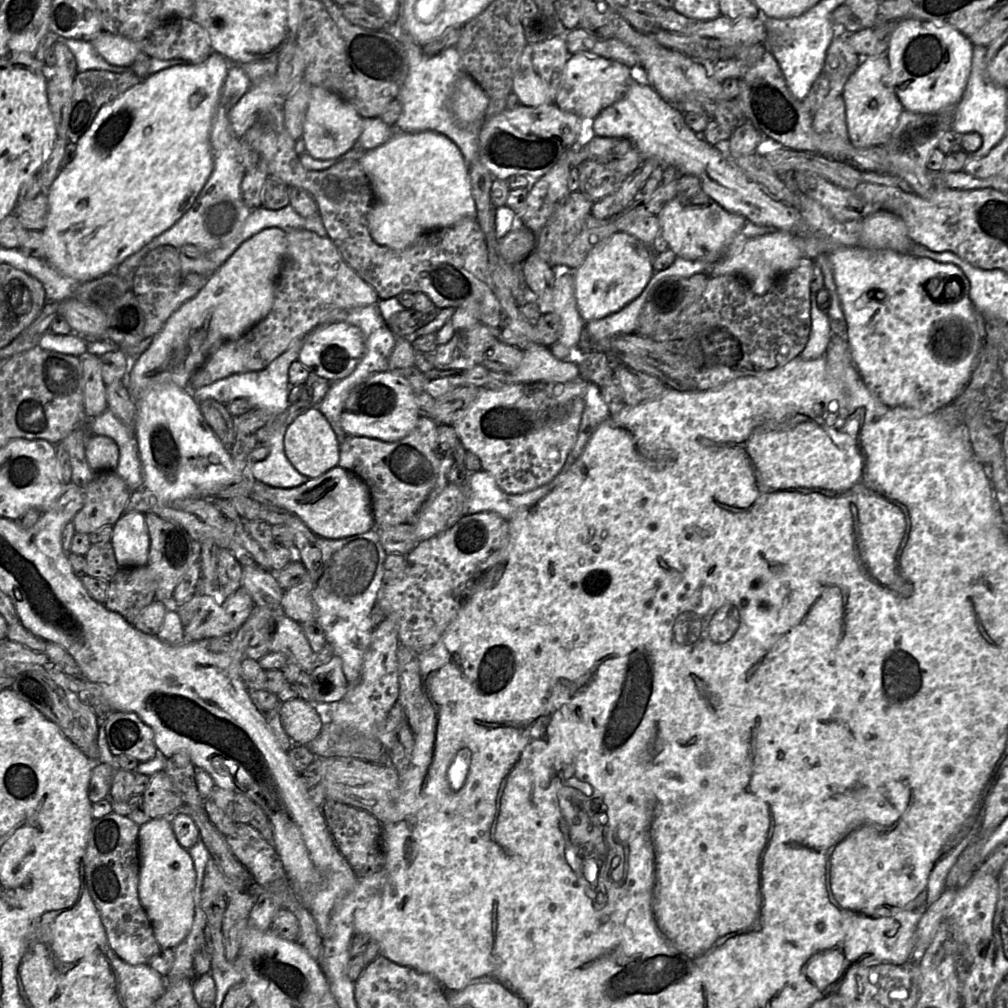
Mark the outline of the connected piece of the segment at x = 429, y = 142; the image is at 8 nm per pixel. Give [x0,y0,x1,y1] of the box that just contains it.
[358,130,476,250]

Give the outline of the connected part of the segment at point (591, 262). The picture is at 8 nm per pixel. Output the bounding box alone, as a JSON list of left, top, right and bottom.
[573,231,654,322]

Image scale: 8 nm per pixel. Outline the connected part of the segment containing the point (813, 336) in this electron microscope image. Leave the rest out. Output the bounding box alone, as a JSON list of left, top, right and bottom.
[799,292,832,360]

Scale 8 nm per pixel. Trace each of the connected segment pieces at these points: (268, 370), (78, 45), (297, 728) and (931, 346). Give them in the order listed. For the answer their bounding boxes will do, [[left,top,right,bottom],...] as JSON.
[[190,337,306,417],[58,38,130,72],[280,696,323,745],[827,245,985,414]]

